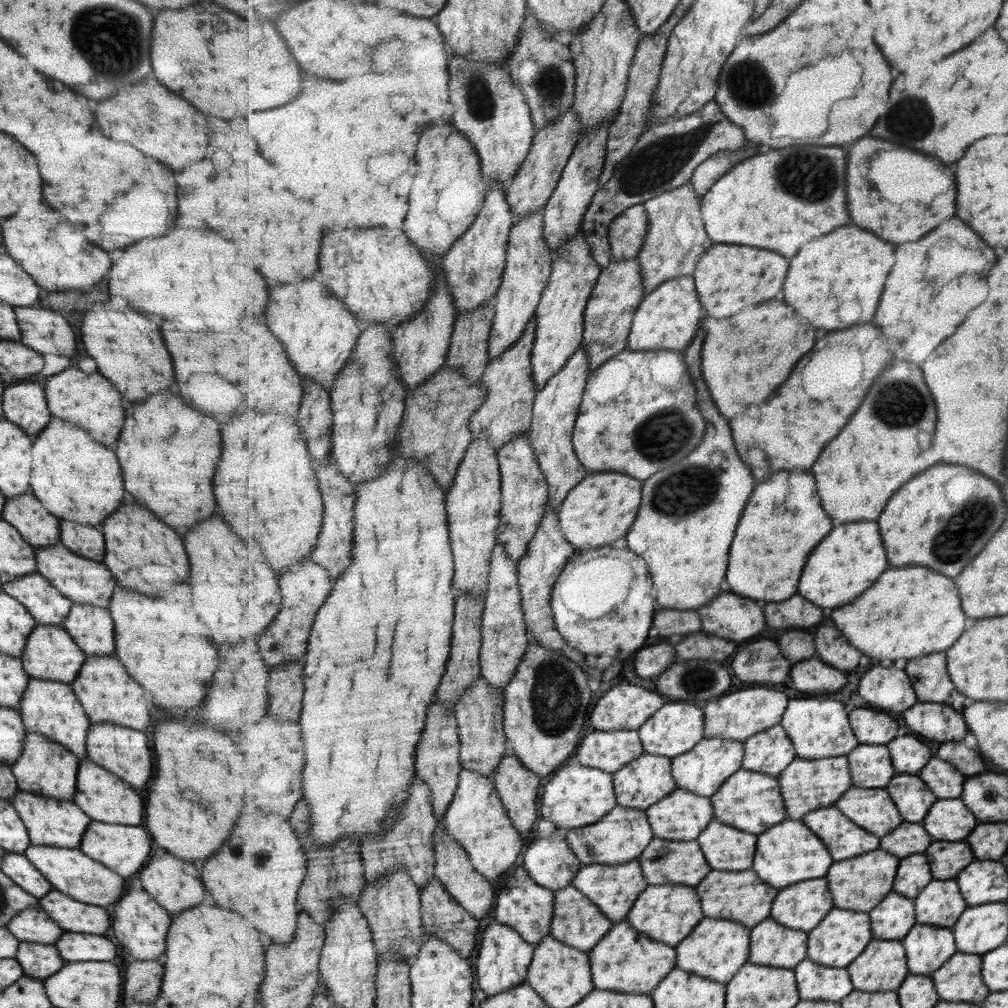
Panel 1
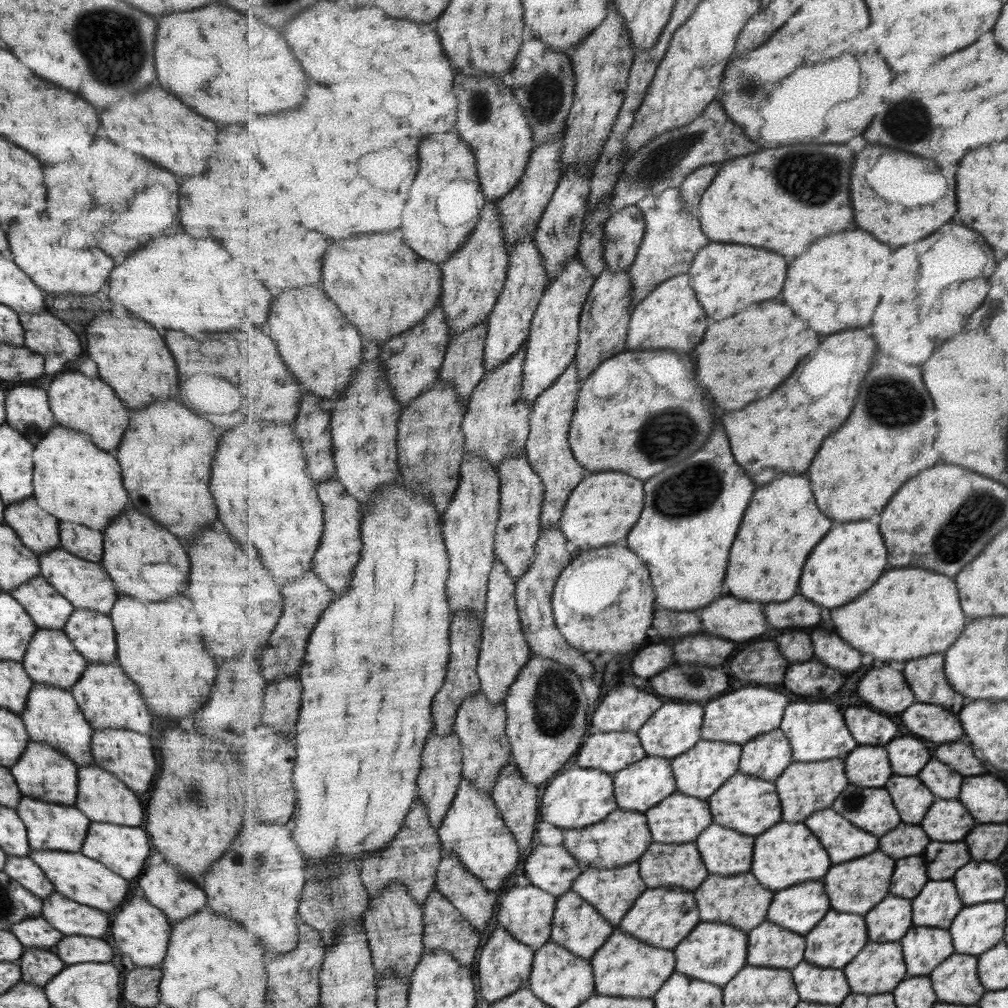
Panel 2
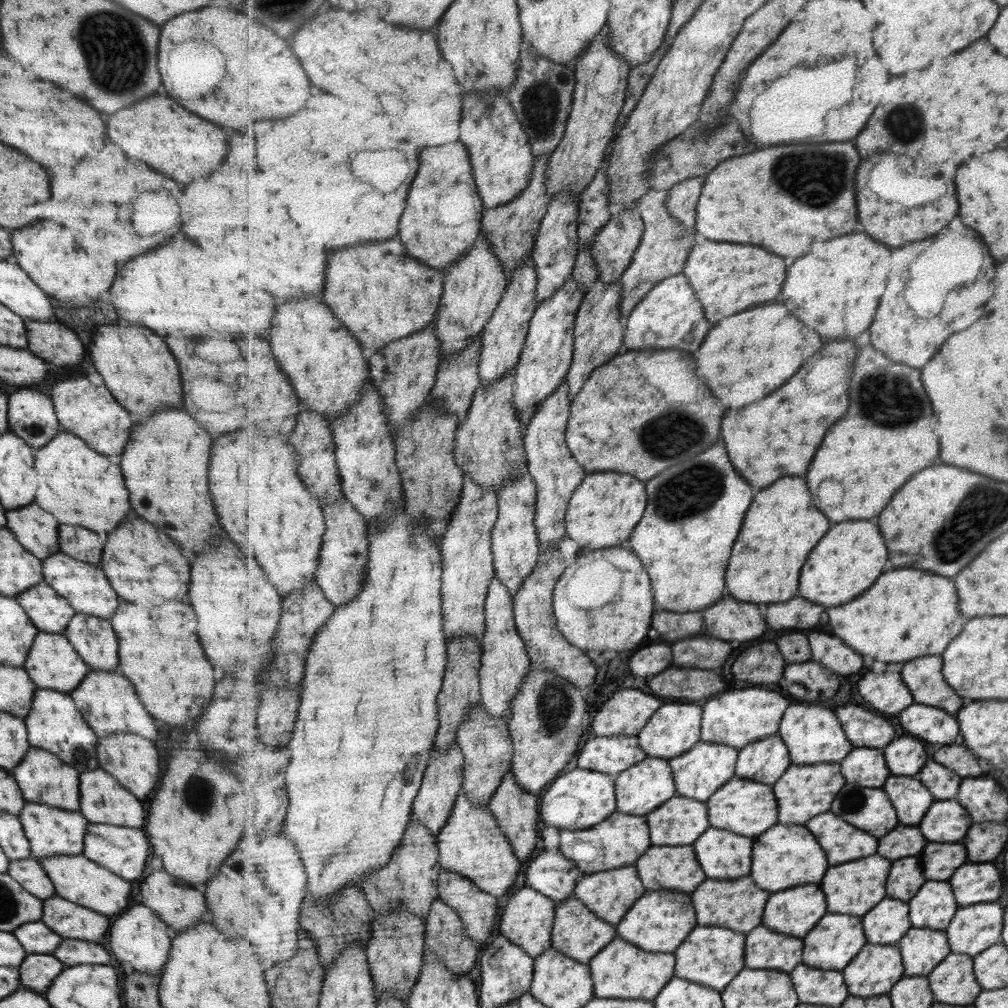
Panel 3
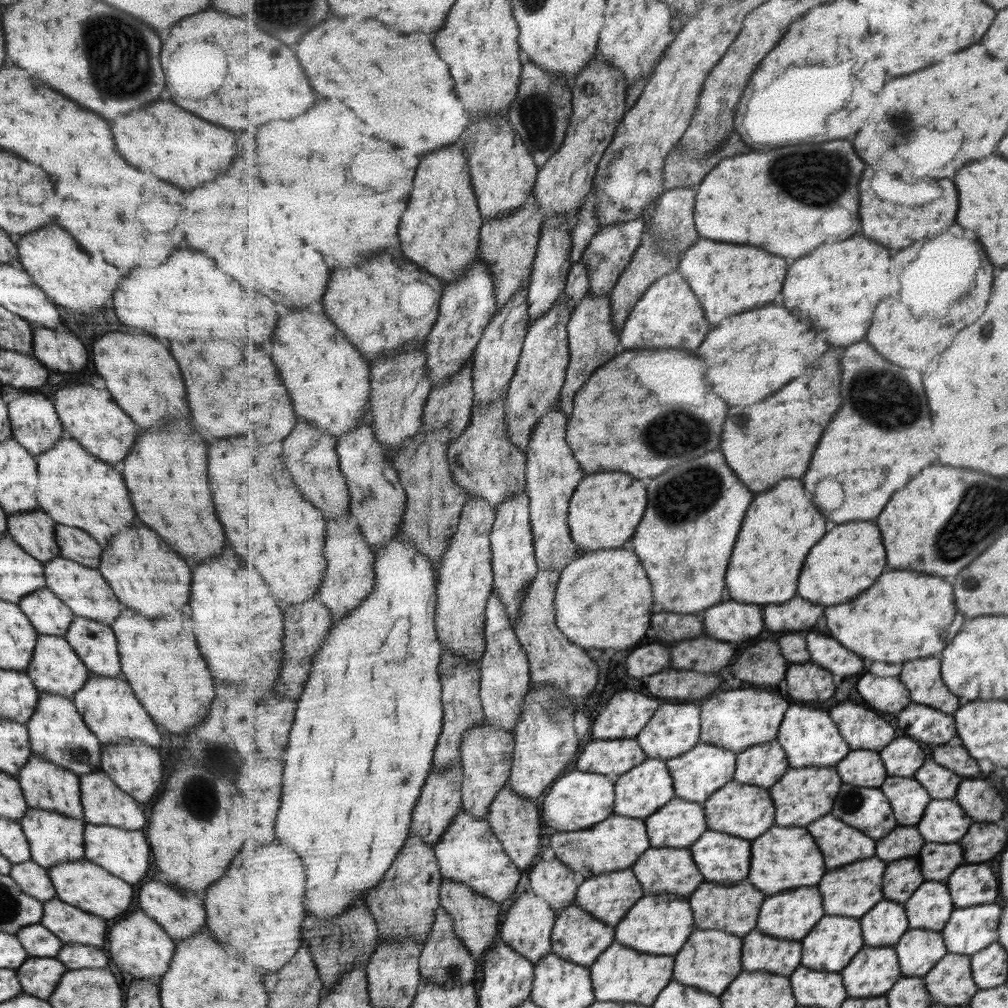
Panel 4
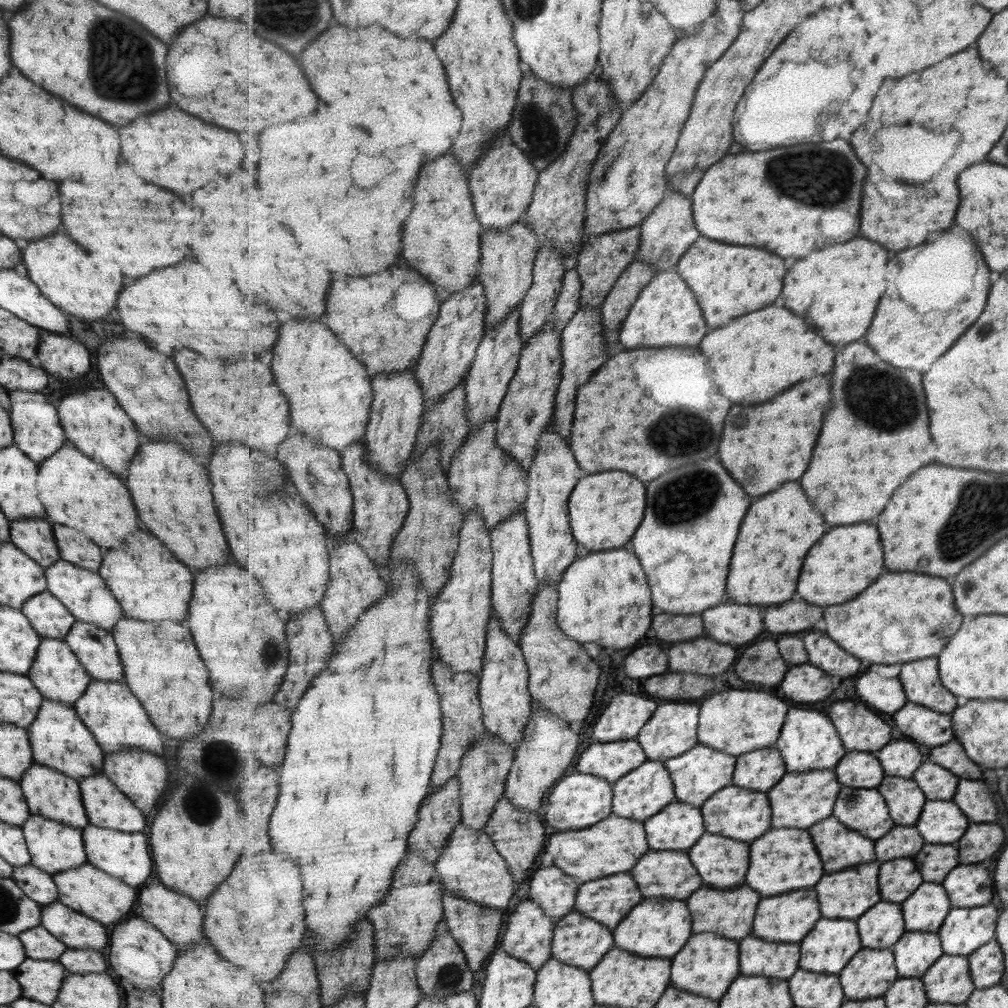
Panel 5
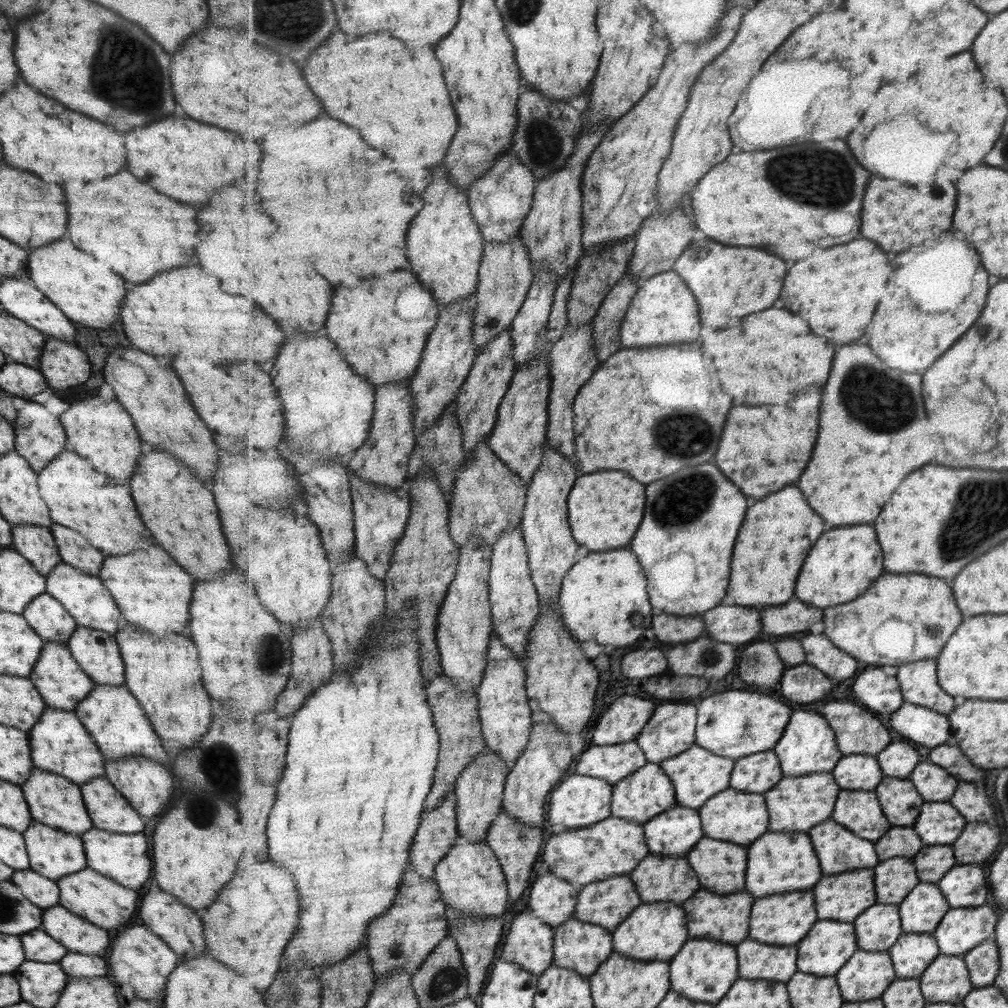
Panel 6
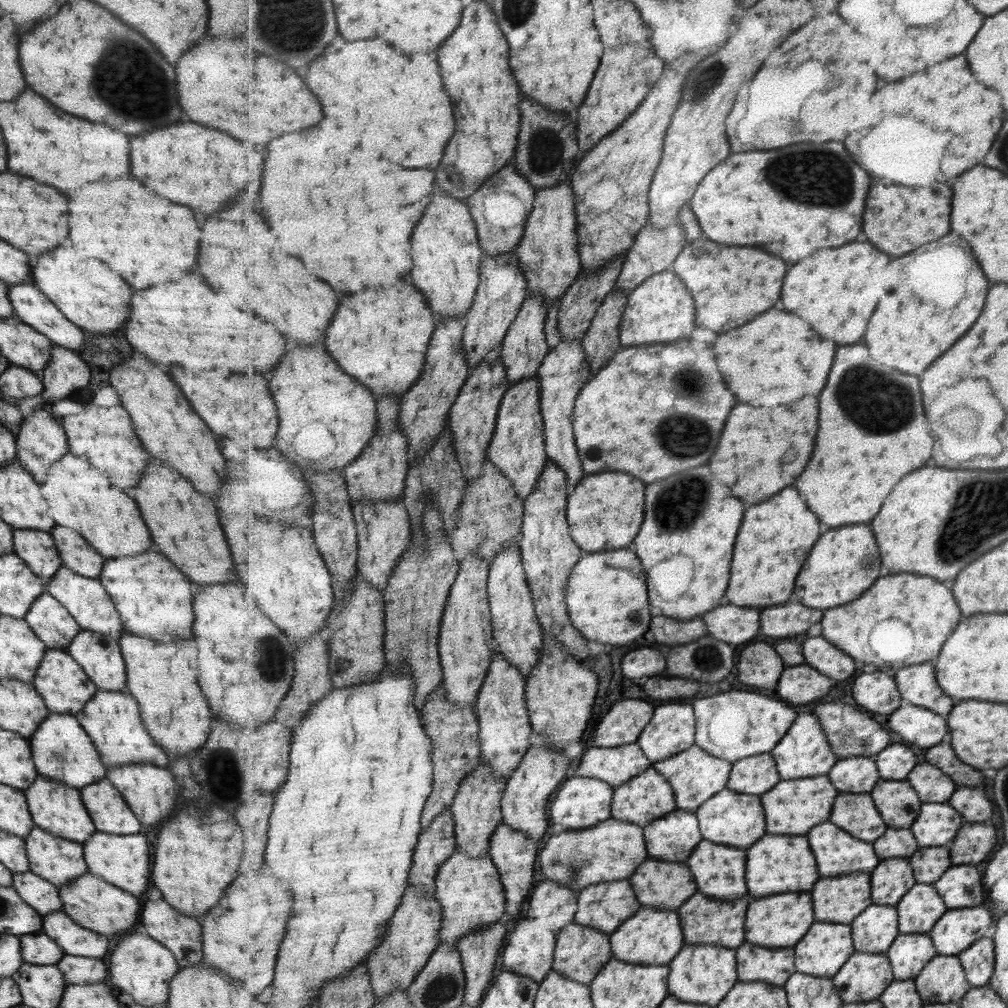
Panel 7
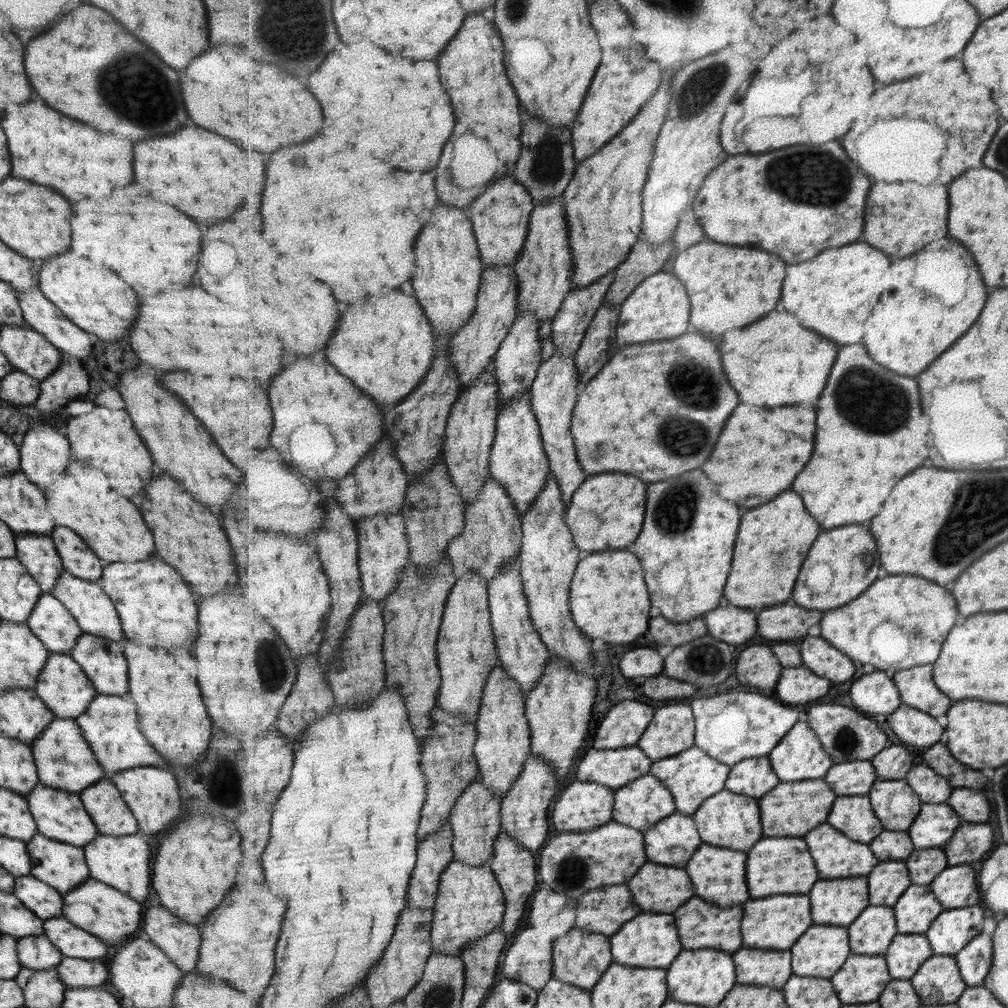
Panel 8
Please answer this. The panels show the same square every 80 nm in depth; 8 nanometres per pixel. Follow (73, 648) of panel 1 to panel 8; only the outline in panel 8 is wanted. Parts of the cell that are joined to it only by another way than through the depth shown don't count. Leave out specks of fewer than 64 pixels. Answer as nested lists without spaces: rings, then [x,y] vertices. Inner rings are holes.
[[[48,653],[46,663],[43,665],[33,689],[52,715],[65,719],[77,718],[83,714],[91,699],[96,695],[91,681],[68,654]]]

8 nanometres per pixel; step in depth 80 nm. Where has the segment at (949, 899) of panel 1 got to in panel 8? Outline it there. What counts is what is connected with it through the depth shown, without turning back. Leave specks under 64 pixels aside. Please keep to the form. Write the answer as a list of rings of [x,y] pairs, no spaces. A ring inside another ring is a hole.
[[[913,884],[893,907],[898,921],[898,932],[921,934],[933,926],[945,911],[929,885]]]

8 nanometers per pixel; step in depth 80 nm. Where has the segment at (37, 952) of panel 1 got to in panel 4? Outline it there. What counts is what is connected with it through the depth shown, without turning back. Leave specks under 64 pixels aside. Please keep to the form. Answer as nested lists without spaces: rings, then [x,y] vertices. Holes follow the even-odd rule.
[[[28,956],[15,972],[20,992],[27,996],[35,996],[39,1000],[47,1000],[53,994],[65,968],[53,958],[33,958],[33,956],[29,958]]]

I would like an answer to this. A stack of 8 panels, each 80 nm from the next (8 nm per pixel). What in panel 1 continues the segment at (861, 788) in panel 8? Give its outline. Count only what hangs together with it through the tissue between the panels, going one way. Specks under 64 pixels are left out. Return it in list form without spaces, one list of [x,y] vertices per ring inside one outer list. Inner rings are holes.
[[[860,744],[848,754],[855,786],[886,788],[898,774],[887,745]]]

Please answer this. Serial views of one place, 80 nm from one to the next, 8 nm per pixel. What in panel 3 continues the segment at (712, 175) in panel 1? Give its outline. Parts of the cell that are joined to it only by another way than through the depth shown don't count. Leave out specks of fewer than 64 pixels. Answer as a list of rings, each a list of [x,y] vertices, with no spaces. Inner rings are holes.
[[[707,174],[696,176],[669,190],[670,199],[667,201],[667,208],[670,208],[670,213],[688,230],[696,228],[696,210],[706,178]]]

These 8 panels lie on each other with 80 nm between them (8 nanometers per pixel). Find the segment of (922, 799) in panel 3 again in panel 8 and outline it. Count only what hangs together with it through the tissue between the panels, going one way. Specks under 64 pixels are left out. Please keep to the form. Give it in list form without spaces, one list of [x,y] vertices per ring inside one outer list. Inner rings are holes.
[[[879,779],[868,795],[887,830],[909,830],[922,811],[921,797],[906,780]]]

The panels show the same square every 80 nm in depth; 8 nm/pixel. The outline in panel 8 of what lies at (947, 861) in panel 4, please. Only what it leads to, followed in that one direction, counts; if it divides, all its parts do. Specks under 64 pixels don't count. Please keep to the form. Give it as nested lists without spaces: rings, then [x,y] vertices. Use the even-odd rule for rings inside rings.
[[[941,848],[916,849],[906,861],[911,868],[911,879],[915,885],[931,885],[933,880],[947,868],[947,856]]]

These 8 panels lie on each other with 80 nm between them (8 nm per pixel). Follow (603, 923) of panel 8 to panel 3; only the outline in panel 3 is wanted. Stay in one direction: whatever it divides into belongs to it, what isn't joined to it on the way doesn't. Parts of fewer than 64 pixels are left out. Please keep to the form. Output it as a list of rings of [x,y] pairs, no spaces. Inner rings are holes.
[[[635,866],[619,868],[619,870],[611,870],[611,872],[602,871],[587,874],[578,880],[573,896],[582,900],[603,921],[610,924],[620,924],[623,916],[631,911],[631,906],[647,892],[647,888],[643,886],[641,880]]]

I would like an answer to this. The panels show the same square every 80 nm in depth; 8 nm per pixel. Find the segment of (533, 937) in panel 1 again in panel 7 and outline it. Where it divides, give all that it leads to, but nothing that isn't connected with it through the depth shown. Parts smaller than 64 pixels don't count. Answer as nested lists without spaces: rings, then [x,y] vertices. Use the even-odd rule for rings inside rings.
[[[525,913],[508,936],[502,967],[530,976],[541,985],[554,968],[557,943],[554,932],[541,927],[537,920]]]

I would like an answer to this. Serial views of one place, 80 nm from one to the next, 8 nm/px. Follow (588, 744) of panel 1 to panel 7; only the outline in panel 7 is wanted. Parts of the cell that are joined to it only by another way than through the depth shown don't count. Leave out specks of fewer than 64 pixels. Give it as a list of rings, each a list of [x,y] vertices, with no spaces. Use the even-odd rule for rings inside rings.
[[[637,743],[615,748],[591,746],[577,768],[577,776],[604,780],[616,788],[645,772],[652,763]]]

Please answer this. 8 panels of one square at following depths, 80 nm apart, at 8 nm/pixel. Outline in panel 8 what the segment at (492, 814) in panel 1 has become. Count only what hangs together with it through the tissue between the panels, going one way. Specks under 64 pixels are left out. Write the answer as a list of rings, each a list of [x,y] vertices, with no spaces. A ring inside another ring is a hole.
[[[454,861],[443,872],[432,924],[432,943],[436,952],[447,956],[462,956],[469,944],[491,934],[504,922],[506,896],[495,872],[490,868],[491,863],[482,867],[471,867]]]

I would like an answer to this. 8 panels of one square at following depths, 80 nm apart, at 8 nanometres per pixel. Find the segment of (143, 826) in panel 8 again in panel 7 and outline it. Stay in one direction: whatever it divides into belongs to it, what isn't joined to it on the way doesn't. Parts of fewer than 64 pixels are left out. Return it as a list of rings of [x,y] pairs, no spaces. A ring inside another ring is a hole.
[[[144,762],[141,764],[124,764],[107,770],[107,776],[104,776],[131,808],[135,818],[141,822],[141,826],[159,826],[163,820],[173,812],[175,808],[175,782],[172,774],[167,768],[155,768]]]

